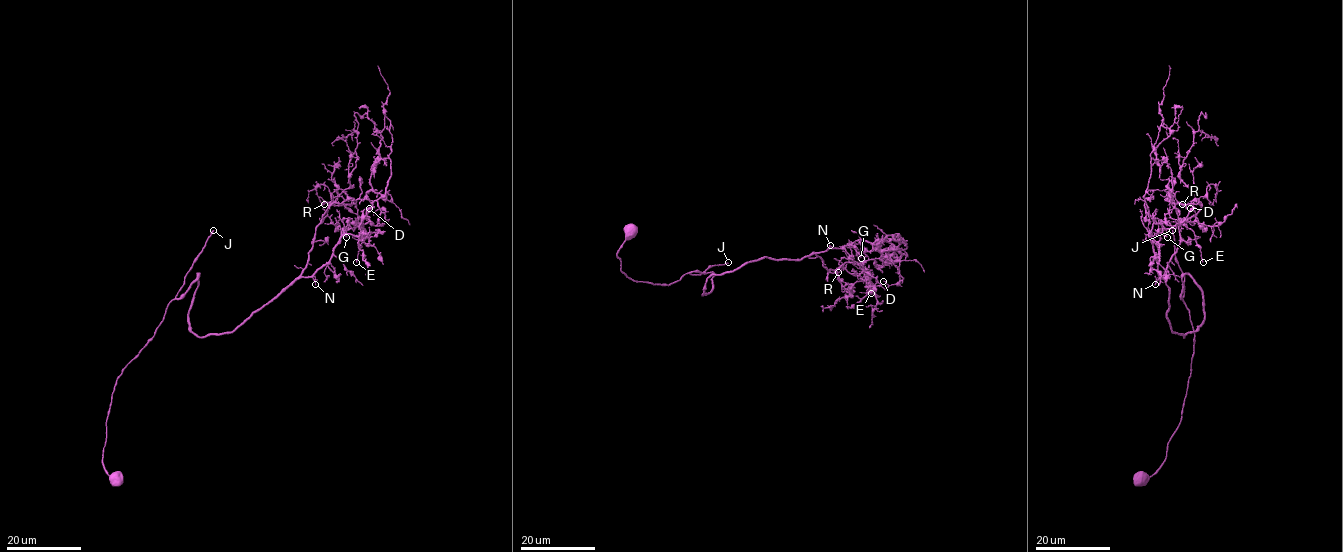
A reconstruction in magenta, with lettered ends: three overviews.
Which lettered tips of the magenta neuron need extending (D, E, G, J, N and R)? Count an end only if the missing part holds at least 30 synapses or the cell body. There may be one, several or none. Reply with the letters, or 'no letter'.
G, J

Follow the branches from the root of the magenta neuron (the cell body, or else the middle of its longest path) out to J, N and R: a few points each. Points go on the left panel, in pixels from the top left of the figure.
J: (115, 479), (116, 483), (106, 471), (102, 456), (116, 379), (154, 335), (213, 230)
N: (115, 479), (102, 456), (116, 379), (197, 274), (188, 327), (200, 337), (235, 330), (299, 278), (315, 284)
R: (115, 479), (102, 463), (112, 393), (168, 305), (198, 274), (188, 327), (235, 330), (299, 276), (324, 204)

